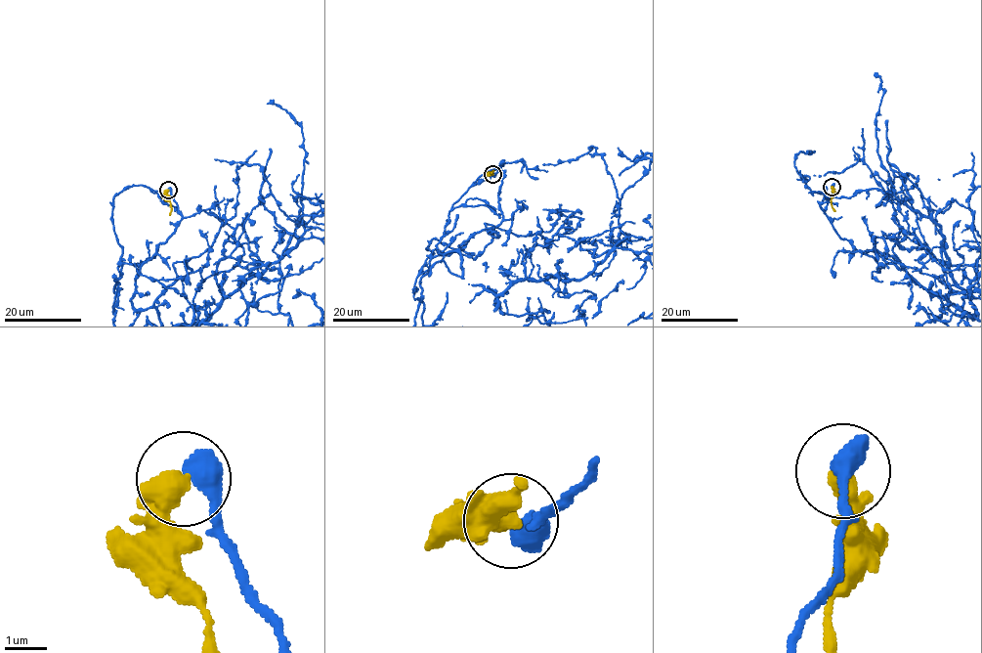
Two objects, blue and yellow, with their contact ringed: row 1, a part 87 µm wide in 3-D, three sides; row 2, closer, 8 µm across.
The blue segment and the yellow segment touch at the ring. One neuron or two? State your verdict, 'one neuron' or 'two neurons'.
two neurons

